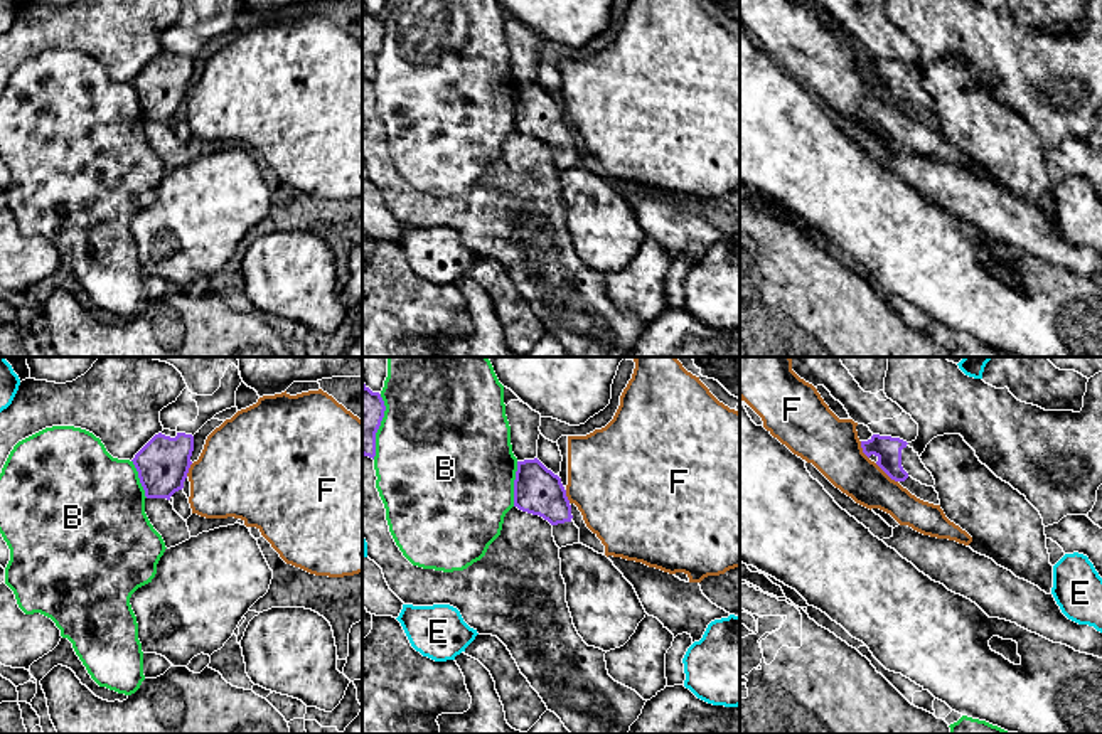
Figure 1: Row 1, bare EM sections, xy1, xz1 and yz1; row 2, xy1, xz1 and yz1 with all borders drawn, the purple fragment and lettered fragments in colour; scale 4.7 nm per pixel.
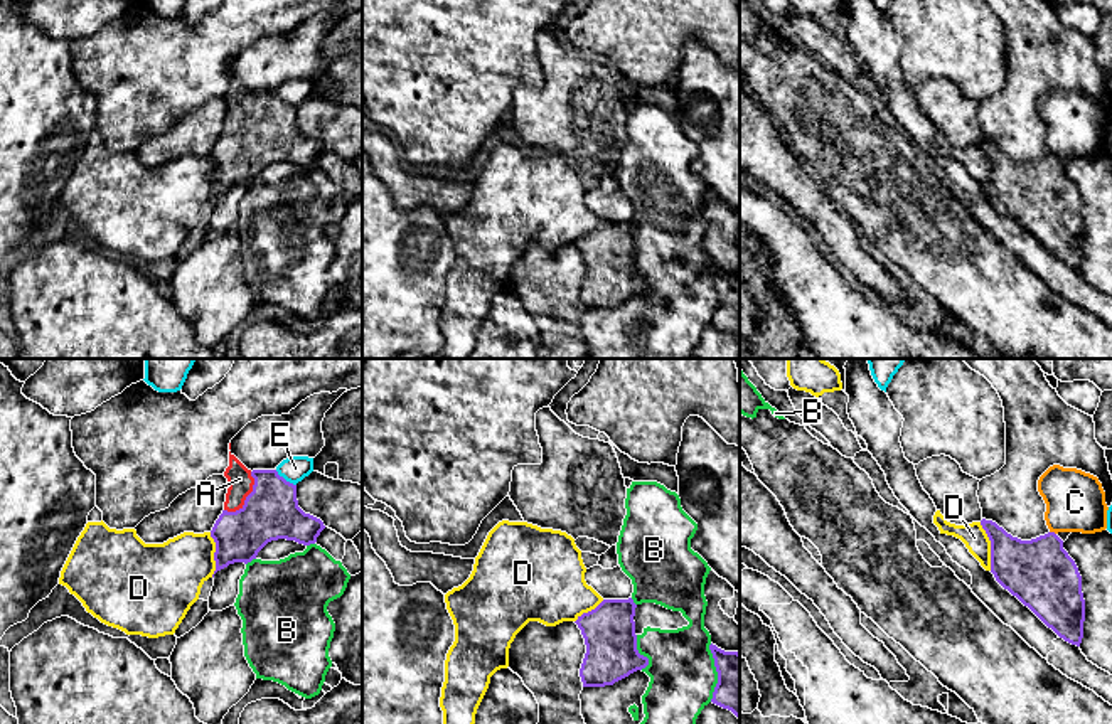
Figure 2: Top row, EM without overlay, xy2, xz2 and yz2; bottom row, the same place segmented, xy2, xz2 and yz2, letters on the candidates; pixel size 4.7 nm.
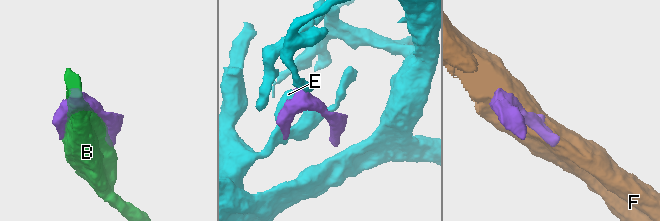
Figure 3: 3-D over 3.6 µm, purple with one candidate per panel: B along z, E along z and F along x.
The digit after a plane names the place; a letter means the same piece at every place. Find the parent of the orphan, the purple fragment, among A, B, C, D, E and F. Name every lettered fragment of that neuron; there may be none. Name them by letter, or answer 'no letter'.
A

